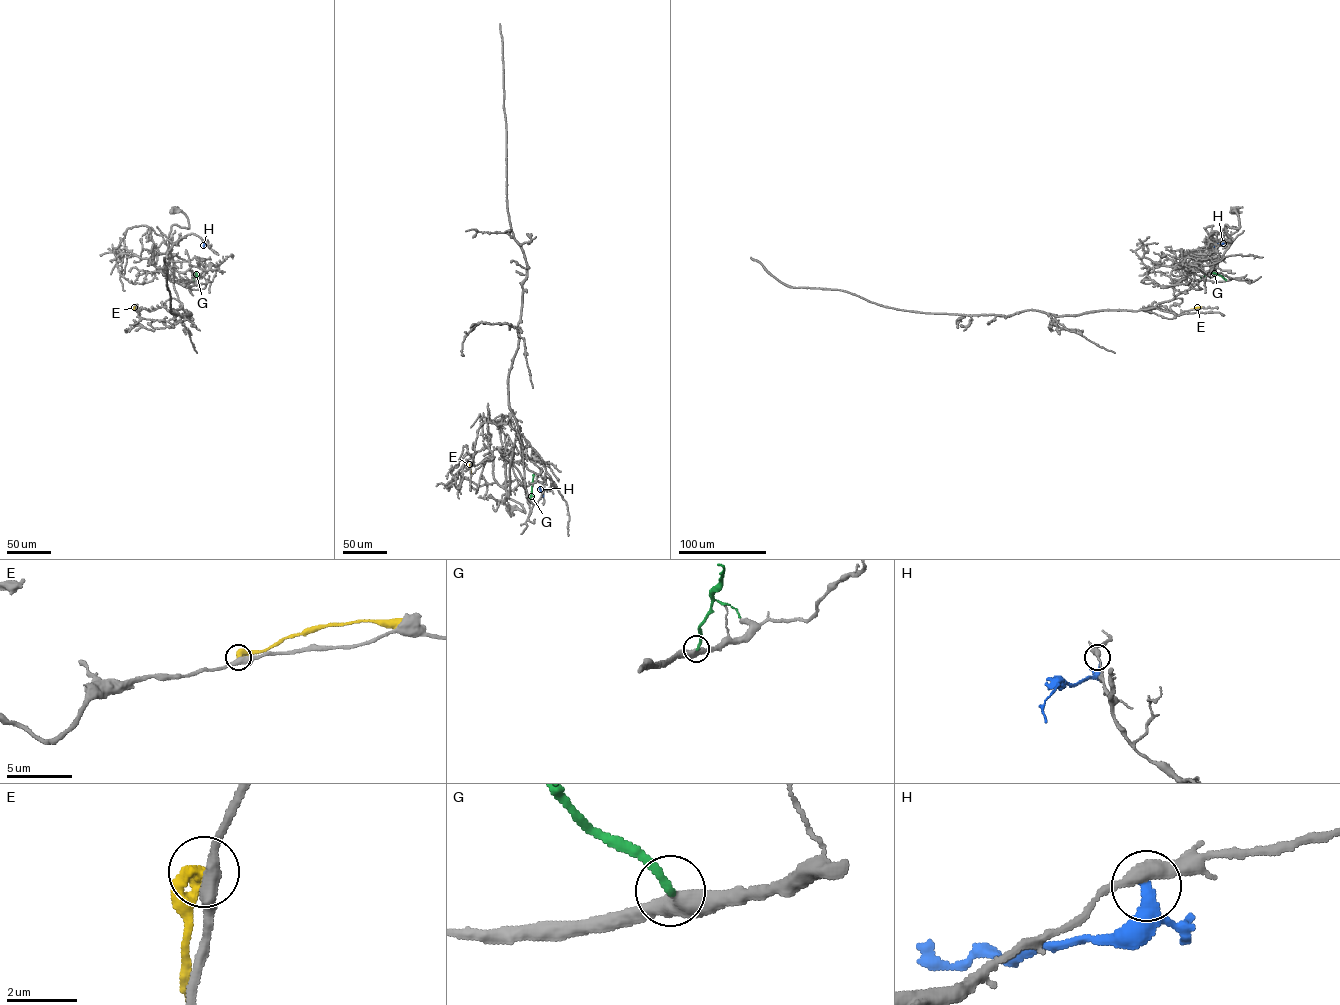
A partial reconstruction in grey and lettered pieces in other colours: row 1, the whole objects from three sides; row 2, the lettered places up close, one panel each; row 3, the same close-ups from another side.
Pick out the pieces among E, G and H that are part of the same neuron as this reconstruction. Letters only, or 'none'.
G

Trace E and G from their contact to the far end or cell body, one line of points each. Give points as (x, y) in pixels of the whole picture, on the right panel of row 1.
E: (1191, 309), (1203, 307)
G: (1226, 280), (1214, 273), (1201, 277)

